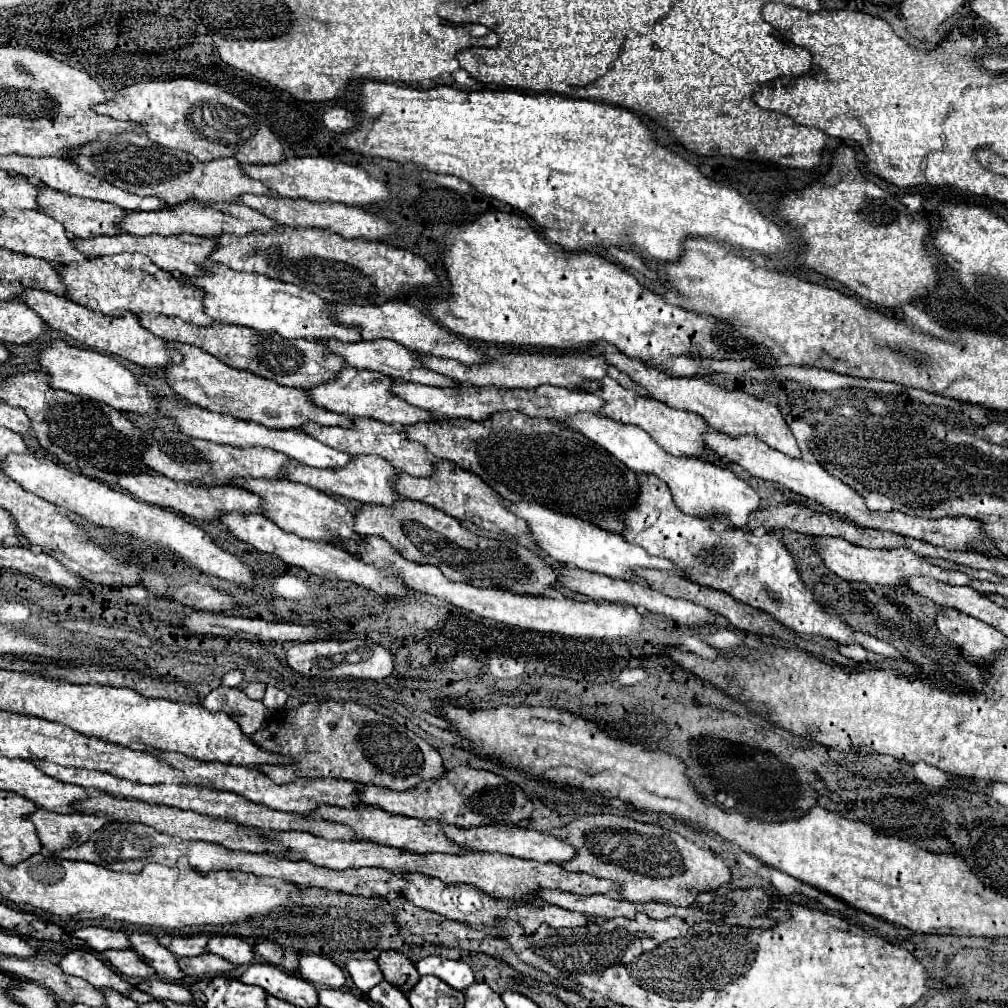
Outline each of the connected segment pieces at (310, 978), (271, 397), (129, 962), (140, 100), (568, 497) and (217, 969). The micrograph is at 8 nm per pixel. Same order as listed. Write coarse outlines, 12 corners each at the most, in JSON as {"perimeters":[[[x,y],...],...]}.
{"perimeters":[[[317,954],[301,956],[303,980],[325,988],[341,988],[343,970]],[[191,344],[167,384],[191,404],[291,430],[353,428],[301,388],[223,364]],[[131,948],[105,950],[119,974],[147,978],[155,974]],[[199,80],[137,82],[95,112],[199,162],[281,164],[257,110]],[[553,420],[407,426],[505,500],[615,534],[633,470]],[[221,956],[177,958],[185,976],[225,974],[235,968]]]}

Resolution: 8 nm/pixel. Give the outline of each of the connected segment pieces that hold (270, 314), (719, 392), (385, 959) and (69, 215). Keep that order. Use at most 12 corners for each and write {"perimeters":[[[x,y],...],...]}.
{"perimeters":[[[213,264],[205,312],[283,338],[359,342],[315,292]],[[623,356],[605,360],[671,408],[727,436],[751,434],[803,458],[777,406],[701,378],[677,378]],[[395,950],[377,962],[385,980],[401,992],[419,982],[413,962]],[[39,194],[45,214],[73,238],[121,234],[129,214],[109,202]]]}

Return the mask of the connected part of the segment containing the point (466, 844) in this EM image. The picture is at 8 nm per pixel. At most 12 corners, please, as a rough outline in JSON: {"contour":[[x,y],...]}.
{"contour":[[507,824],[441,826],[467,850],[537,862],[573,858],[551,834]]}

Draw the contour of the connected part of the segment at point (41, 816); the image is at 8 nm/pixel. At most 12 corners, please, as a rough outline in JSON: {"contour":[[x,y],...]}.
{"contour":[[37,808],[27,816],[49,852],[109,824],[95,814]]}

